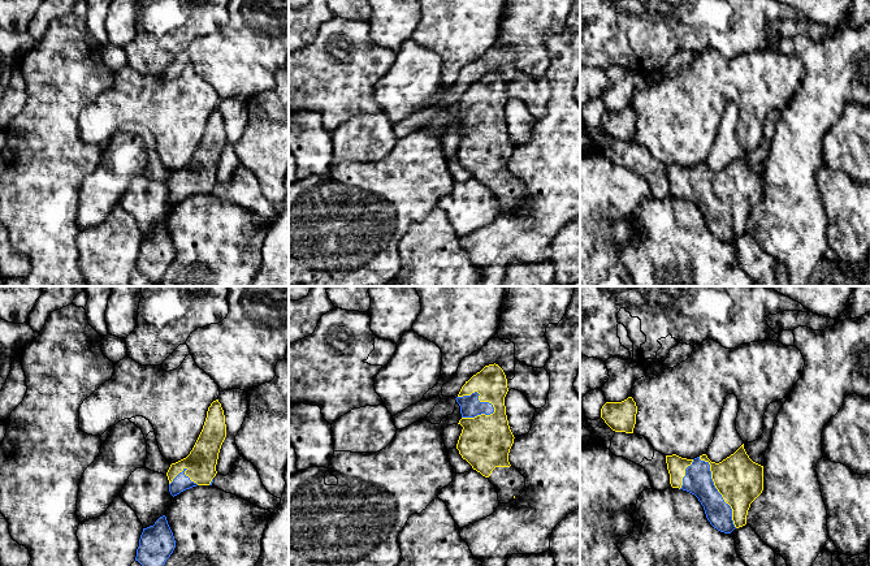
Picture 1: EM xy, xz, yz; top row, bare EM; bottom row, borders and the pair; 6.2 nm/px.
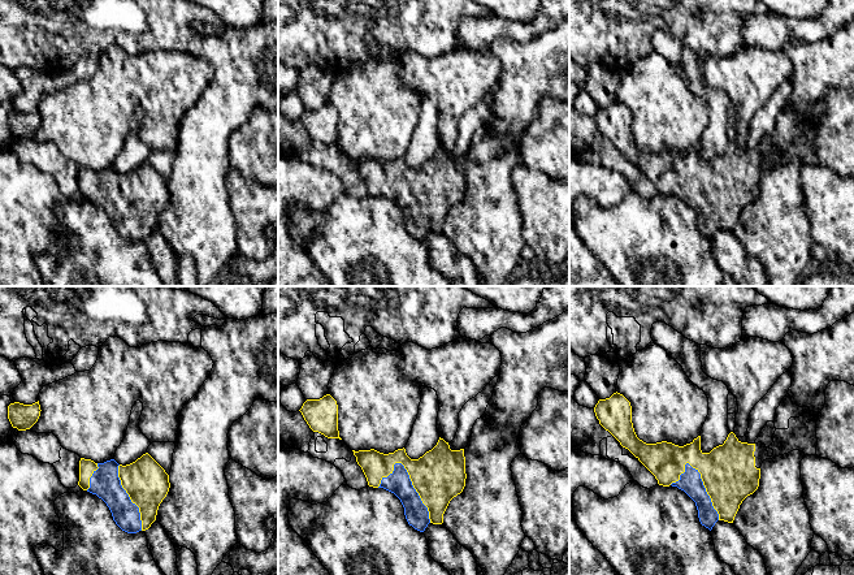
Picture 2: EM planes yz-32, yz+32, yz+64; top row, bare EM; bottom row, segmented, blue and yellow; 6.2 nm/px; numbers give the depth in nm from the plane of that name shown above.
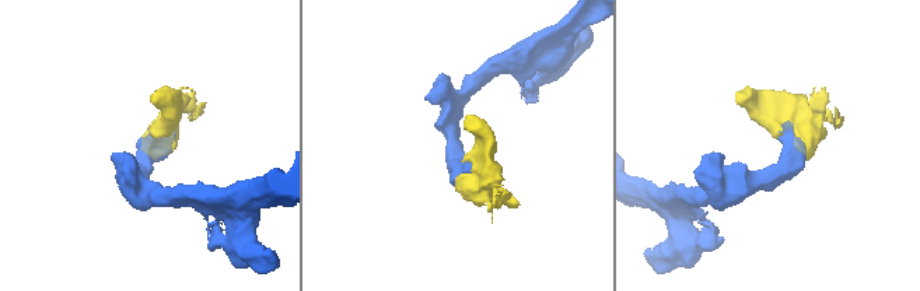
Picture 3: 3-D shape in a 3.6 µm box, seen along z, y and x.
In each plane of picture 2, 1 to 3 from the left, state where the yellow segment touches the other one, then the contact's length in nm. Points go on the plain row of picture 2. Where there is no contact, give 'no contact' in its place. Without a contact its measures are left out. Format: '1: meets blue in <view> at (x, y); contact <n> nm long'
1: meets blue in yz-32 at (129, 206); contact 440 nm long
2: meets blue in yz+32 at (415, 199); contact 440 nm long
3: meets blue in yz+64 at (705, 199); contact 420 nm long

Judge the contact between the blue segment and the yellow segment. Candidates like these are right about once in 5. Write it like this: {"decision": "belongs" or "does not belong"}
{"decision": "belongs"}

